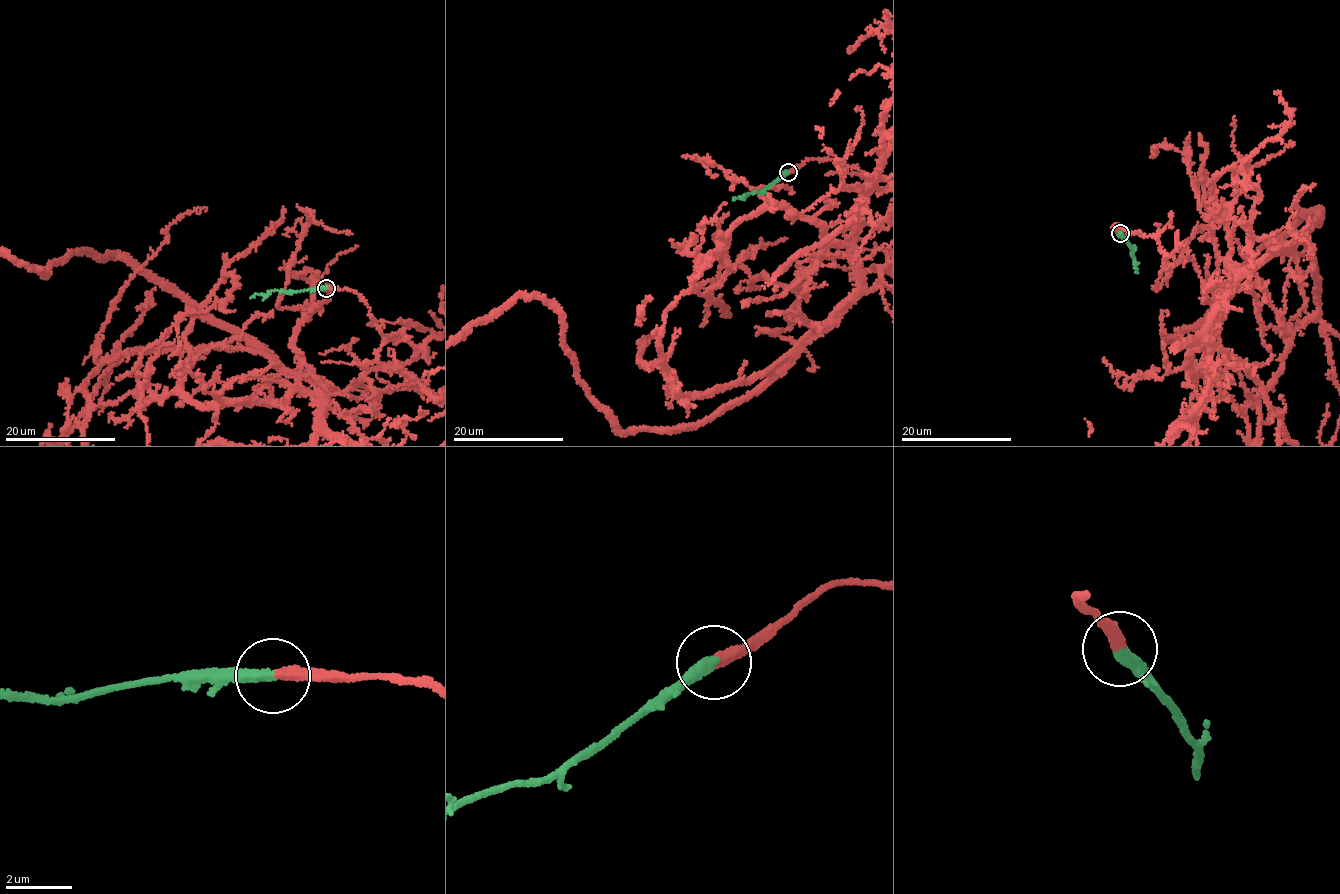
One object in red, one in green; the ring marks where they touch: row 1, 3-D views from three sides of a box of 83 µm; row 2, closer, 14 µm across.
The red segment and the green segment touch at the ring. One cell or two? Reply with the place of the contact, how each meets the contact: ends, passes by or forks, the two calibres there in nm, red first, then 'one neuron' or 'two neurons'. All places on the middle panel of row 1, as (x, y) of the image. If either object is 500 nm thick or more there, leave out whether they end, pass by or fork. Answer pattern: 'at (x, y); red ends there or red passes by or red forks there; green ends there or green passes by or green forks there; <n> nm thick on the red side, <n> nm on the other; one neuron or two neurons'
at (788, 172); red ends there; green ends there; 340 nm thick on the red side, 360 nm on the other; one neuron

